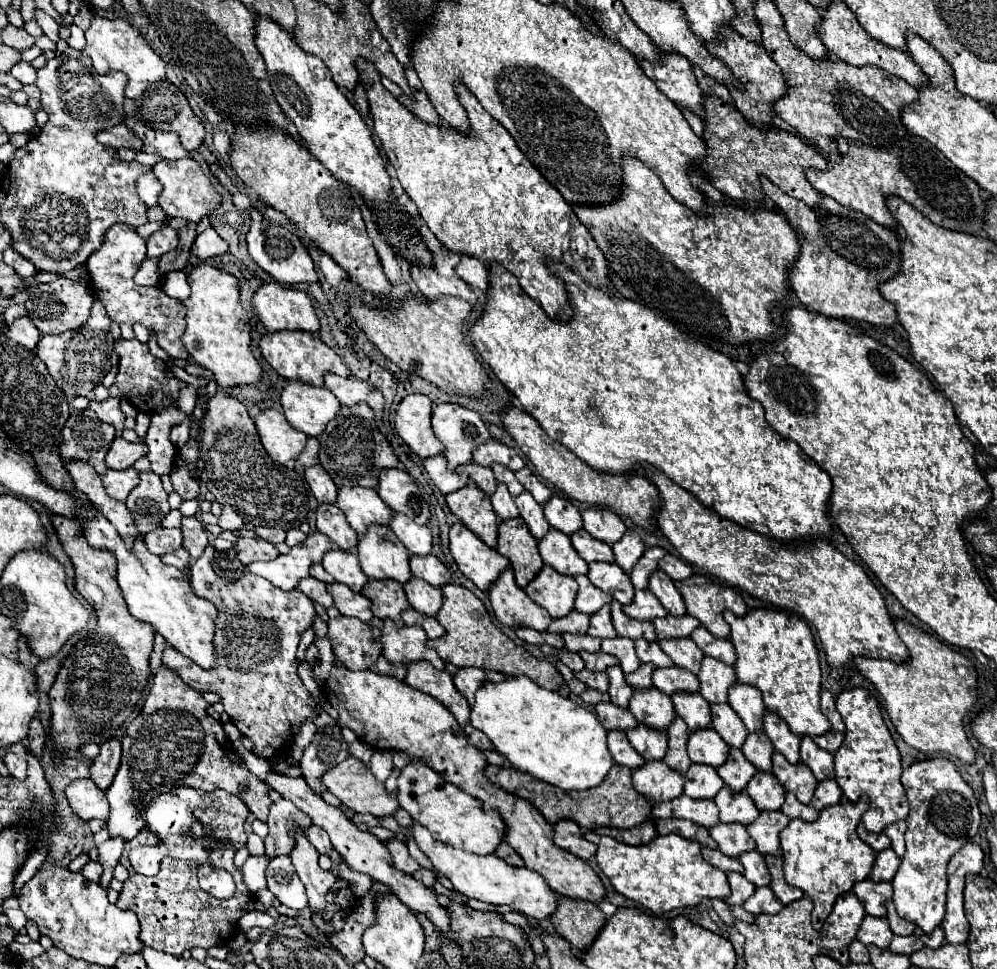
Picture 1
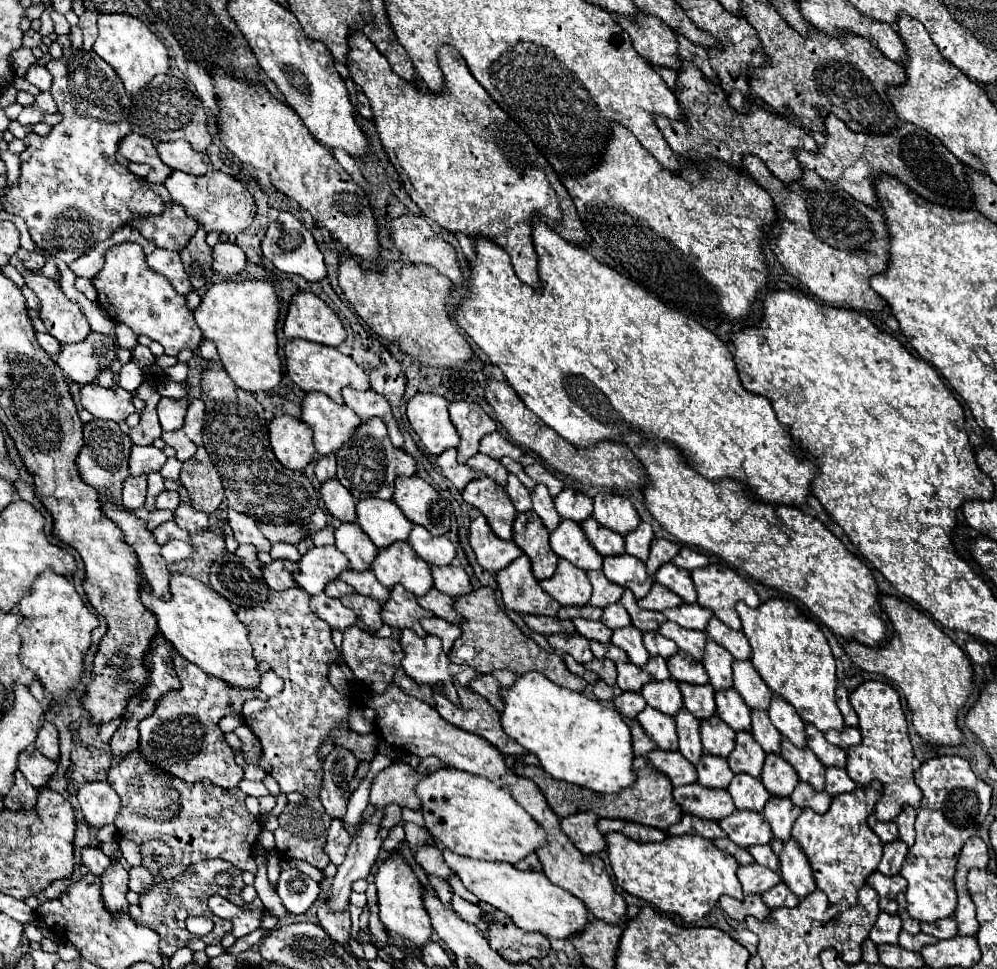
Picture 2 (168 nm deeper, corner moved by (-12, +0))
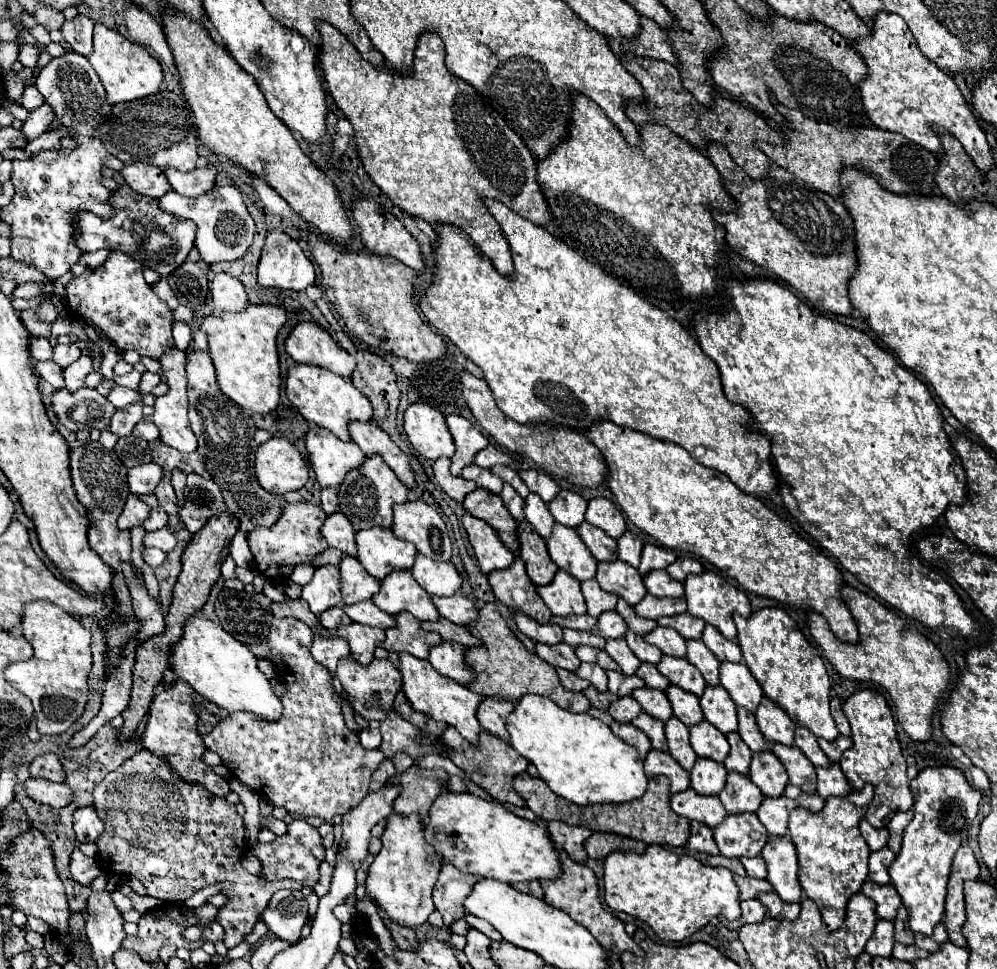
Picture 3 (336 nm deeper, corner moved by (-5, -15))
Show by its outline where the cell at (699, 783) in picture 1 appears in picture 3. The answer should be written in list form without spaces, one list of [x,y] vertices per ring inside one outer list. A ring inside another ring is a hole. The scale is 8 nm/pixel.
[[[697,758],[689,776],[691,776],[691,788],[695,792],[699,792],[699,794],[719,794],[723,784],[725,784],[727,770],[721,762]]]

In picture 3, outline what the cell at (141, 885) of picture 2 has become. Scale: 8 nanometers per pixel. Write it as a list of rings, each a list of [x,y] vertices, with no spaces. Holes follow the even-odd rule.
[[[119,890],[111,892],[111,900],[113,900],[113,904],[115,904],[115,908],[117,908],[119,912],[125,912],[125,910],[131,910],[131,908],[133,908],[133,906],[131,906],[131,900],[129,900],[125,894],[121,894]]]

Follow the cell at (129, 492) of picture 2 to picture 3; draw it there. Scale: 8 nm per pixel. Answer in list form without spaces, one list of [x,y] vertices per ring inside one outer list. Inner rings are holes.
[[[131,494],[125,502],[125,508],[123,508],[117,524],[119,524],[121,530],[131,530],[135,526],[143,526],[149,512],[151,512],[151,508],[145,502],[141,502],[137,496]]]

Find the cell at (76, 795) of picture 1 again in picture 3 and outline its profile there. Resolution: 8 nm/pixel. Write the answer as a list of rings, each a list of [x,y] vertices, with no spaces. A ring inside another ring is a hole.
[[[87,806],[75,810],[73,828],[79,842],[95,842],[103,832],[103,822],[99,820],[97,812],[91,806]]]

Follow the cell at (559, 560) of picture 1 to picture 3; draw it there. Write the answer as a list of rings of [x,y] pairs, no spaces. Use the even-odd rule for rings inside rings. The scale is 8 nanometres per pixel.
[[[563,524],[553,526],[553,534],[547,538],[547,550],[551,560],[577,580],[591,580],[597,570],[597,560],[587,552],[583,540],[575,528],[567,528]]]

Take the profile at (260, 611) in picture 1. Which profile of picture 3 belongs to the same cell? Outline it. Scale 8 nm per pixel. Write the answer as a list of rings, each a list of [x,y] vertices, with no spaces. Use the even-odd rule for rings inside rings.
[[[275,618],[271,624],[271,634],[267,642],[257,644],[251,648],[251,652],[257,658],[271,660],[273,664],[281,666],[279,678],[285,684],[285,696],[281,698],[285,710],[283,718],[275,724],[267,724],[263,720],[255,720],[247,712],[233,712],[225,720],[221,720],[207,736],[205,746],[211,752],[217,752],[223,760],[223,764],[231,770],[235,778],[239,778],[243,784],[251,788],[251,782],[261,782],[261,794],[273,802],[275,806],[285,808],[289,814],[299,812],[305,816],[319,816],[325,820],[331,820],[335,814],[343,814],[353,808],[353,804],[359,804],[359,800],[367,794],[371,774],[379,768],[385,754],[377,750],[365,750],[353,734],[341,716],[341,698],[335,692],[331,684],[331,674],[327,674],[325,668],[319,668],[315,664],[309,648],[313,644],[313,632],[307,628],[307,624],[295,620],[295,618]]]

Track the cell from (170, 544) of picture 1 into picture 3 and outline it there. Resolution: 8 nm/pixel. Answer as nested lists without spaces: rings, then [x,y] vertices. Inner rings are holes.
[[[161,528],[161,530],[147,532],[145,538],[143,538],[143,544],[145,546],[155,546],[155,548],[159,548],[163,552],[169,552],[177,544],[177,538],[169,528]]]

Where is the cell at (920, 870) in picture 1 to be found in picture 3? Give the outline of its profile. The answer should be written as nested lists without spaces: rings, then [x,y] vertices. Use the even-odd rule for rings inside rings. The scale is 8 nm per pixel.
[[[955,766],[921,770],[917,778],[911,780],[911,792],[915,798],[915,816],[905,828],[903,846],[895,864],[889,868],[889,876],[909,912],[911,930],[929,936],[943,918],[951,862],[957,848],[967,838],[967,830],[977,814],[981,792],[975,790]]]

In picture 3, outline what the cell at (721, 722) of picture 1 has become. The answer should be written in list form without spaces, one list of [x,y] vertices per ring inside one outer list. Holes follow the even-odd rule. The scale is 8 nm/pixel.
[[[707,686],[701,700],[701,710],[705,720],[711,722],[723,734],[737,730],[737,710],[731,696],[723,686]]]

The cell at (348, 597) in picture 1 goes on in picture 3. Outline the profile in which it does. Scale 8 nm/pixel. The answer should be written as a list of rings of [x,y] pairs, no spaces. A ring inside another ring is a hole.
[[[355,622],[349,624],[349,626],[337,628],[335,636],[343,638],[349,644],[351,656],[363,666],[373,660],[373,652],[377,648],[377,644],[385,640],[383,630],[371,628],[371,626],[361,626],[361,624],[355,624]]]

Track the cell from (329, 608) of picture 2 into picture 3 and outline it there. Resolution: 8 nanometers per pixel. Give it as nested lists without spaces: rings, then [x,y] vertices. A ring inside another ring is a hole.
[[[315,636],[315,642],[311,646],[311,654],[313,654],[315,662],[319,662],[323,668],[327,668],[331,674],[335,674],[337,662],[349,654],[349,648],[347,648],[345,640]]]

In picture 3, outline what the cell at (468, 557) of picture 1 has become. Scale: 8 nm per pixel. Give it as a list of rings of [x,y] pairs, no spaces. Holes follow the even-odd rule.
[[[465,514],[463,526],[467,530],[469,542],[475,550],[477,564],[483,574],[507,568],[507,564],[511,564],[515,560],[515,556],[505,548],[505,544],[499,540],[497,532],[487,522],[483,522],[471,514]]]

